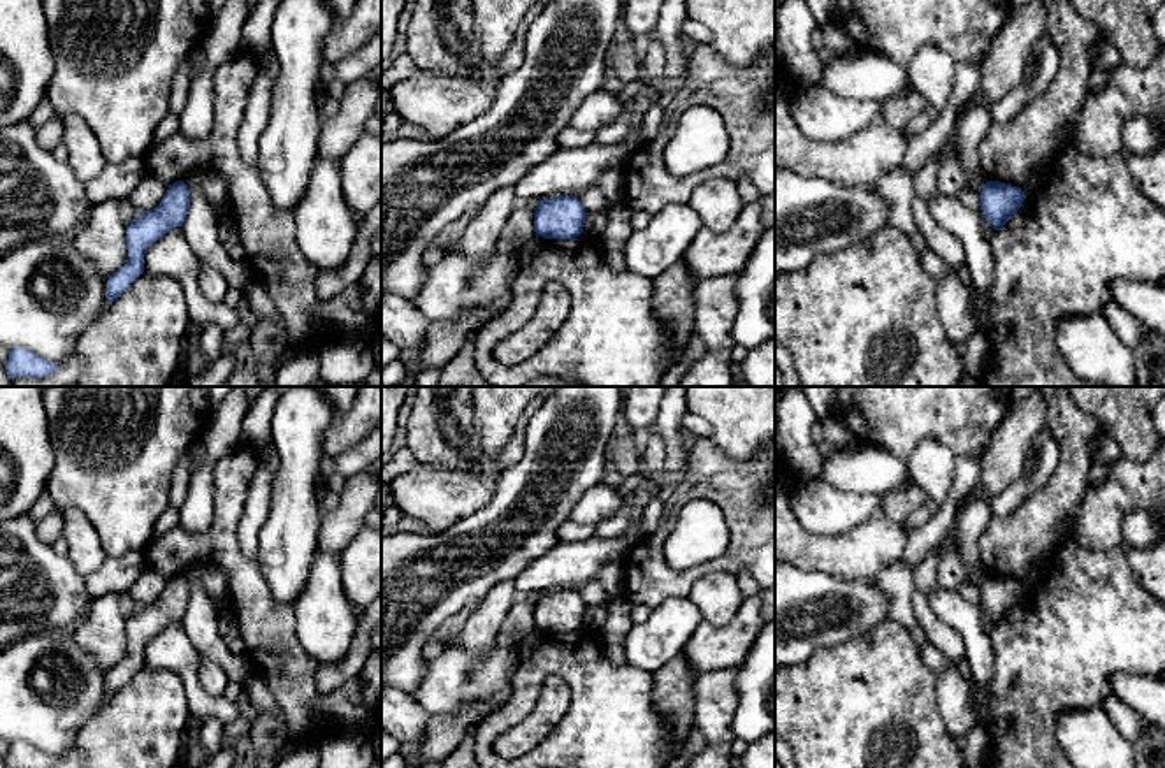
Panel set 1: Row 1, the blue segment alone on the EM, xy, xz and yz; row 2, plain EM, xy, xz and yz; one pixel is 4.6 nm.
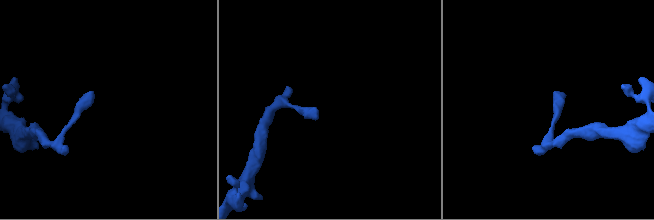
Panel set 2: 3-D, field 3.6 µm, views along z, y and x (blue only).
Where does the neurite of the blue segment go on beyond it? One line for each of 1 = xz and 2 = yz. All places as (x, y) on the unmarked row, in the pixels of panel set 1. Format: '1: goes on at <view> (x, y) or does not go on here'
1: does not go on here
2: does not go on here

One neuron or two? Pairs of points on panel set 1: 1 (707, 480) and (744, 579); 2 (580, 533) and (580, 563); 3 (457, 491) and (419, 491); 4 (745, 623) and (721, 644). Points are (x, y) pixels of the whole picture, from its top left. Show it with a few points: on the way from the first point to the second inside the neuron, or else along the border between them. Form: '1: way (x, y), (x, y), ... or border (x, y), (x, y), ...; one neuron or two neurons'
1: border (735, 575), (747, 572), (756, 582); two neurons
2: border (593, 536), (559, 542); two neurons
3: way (448, 491), (427, 491); one neuron
4: way (740, 628), (726, 642); one neuron

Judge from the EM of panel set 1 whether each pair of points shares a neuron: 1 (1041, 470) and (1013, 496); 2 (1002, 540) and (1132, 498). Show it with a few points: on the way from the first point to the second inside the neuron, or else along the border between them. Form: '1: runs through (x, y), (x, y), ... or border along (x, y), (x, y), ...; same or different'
1: runs through (1034, 477), (1020, 491); same
2: border along (1086, 489), (1070, 536); different

